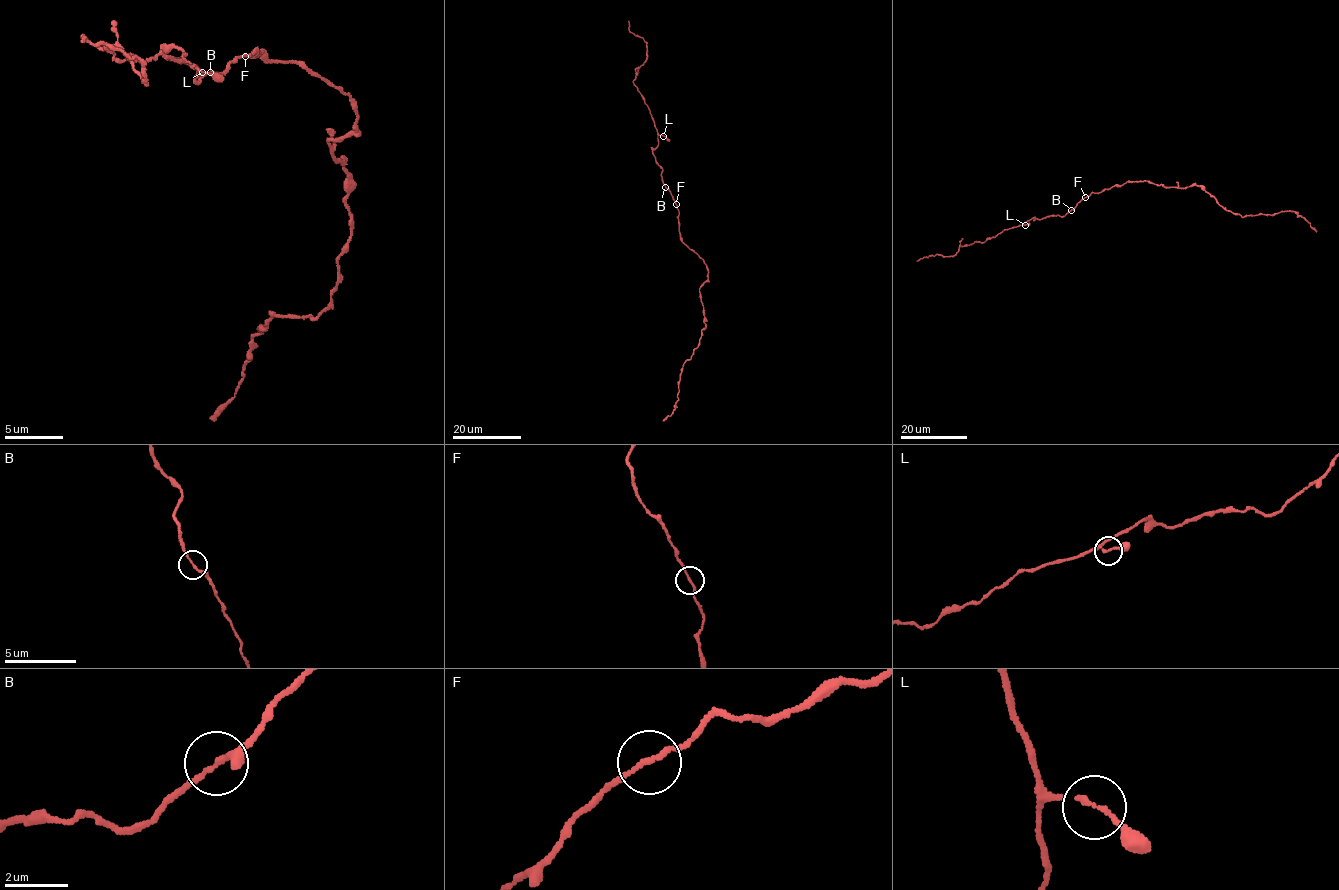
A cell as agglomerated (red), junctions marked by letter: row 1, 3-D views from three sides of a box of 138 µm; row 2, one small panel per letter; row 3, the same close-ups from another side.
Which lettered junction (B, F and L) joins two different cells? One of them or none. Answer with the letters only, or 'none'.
F

